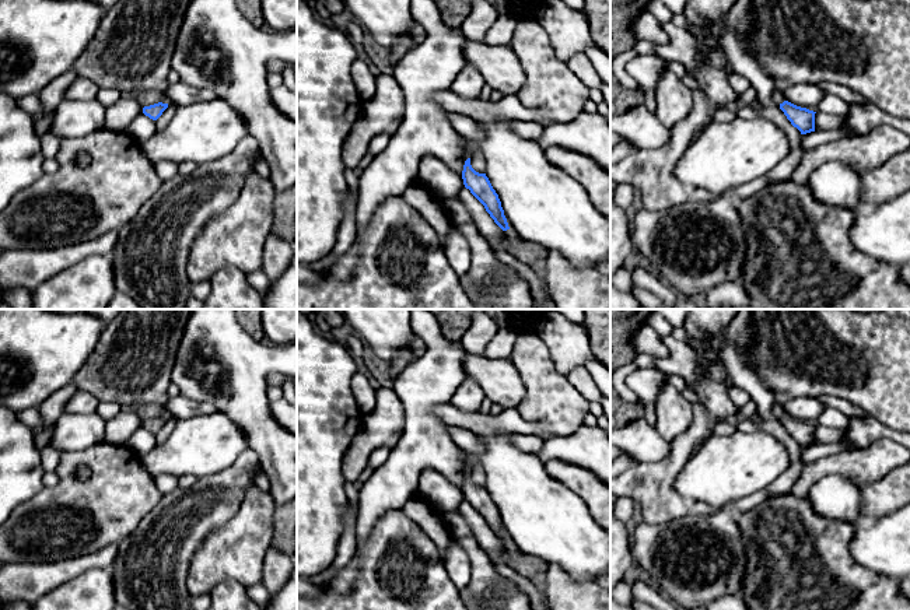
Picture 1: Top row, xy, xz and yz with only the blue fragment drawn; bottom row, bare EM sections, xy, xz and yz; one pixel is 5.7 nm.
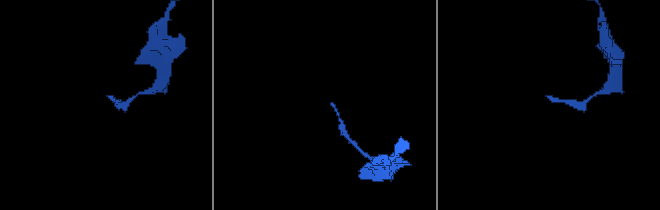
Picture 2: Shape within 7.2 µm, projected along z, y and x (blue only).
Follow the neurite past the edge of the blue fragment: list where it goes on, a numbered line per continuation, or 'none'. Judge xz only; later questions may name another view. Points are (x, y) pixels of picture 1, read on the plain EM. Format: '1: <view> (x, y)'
none

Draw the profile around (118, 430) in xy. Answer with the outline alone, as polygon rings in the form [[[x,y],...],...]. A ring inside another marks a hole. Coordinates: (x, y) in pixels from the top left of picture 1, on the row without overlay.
[[[120,409],[113,418],[105,421],[105,442],[123,445],[140,428],[143,420],[136,413]]]

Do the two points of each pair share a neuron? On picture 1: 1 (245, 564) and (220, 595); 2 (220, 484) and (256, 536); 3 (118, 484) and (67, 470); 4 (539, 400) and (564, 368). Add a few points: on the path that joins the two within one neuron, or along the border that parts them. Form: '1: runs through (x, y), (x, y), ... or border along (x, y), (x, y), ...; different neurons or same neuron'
1: border along (245, 586), (235, 581), (224, 579), (209, 593); different neurons
2: border along (254, 484), (247, 490), (238, 511), (213, 532); different neurons
3: runs through (104, 484), (77, 484); same neuron
4: border along (545, 344), (555, 368), (566, 378); different neurons

